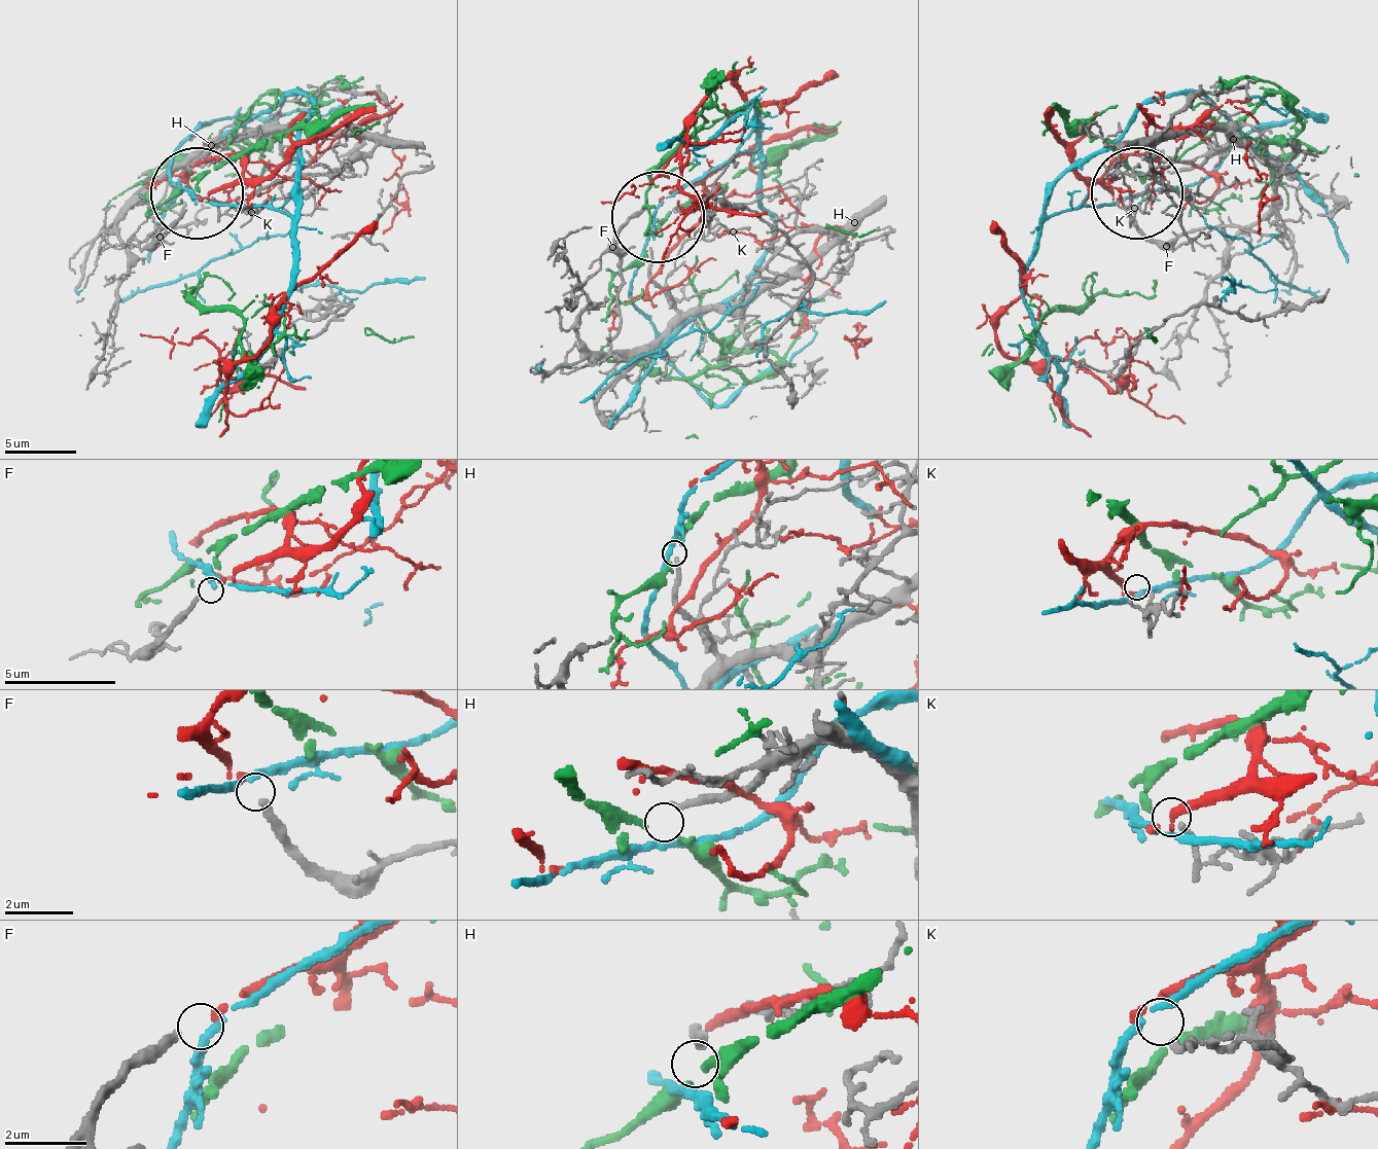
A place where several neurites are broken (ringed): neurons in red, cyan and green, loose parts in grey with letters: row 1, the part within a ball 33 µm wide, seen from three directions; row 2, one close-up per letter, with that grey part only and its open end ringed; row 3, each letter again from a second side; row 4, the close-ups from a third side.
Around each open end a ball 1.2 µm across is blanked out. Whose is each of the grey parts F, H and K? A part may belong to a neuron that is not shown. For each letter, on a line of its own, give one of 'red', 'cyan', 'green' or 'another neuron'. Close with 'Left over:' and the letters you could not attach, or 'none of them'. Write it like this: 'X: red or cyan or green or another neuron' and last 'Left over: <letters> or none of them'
F: red
H: another neuron
K: another neuron
Left over: H, K

